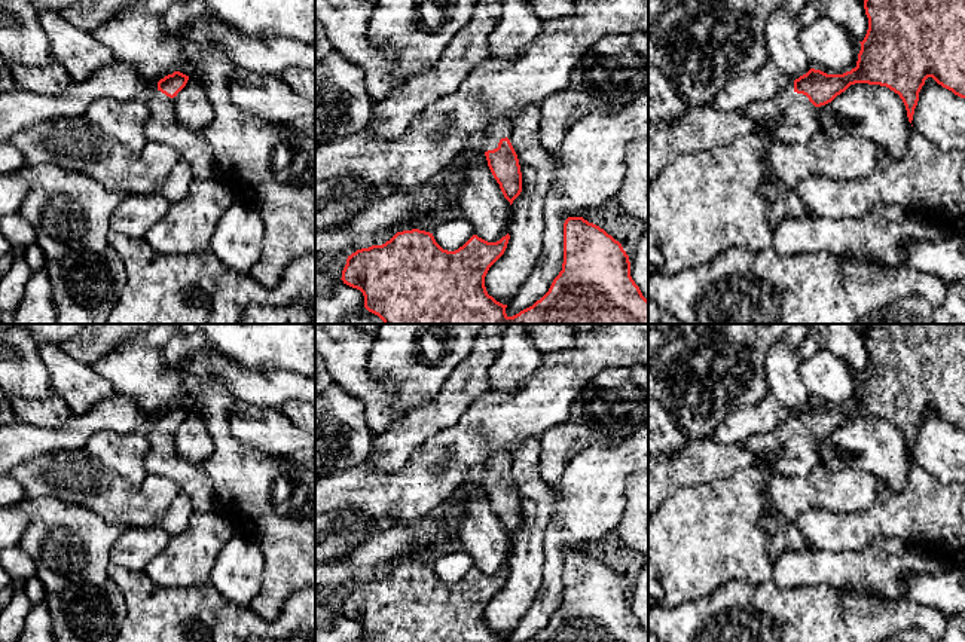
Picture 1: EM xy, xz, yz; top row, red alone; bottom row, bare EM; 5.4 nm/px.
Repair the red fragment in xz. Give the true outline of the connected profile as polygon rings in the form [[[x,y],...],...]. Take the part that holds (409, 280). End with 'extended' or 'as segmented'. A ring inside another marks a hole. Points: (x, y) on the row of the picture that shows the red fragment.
[[[583,217],[564,223],[564,263],[549,291],[532,306],[509,317],[507,305],[488,294],[485,276],[504,254],[510,235],[488,242],[473,235],[455,251],[443,250],[433,233],[397,232],[382,245],[348,256],[343,284],[364,296],[364,308],[384,324],[648,324],[648,300],[630,276],[622,244]]] | as segmented

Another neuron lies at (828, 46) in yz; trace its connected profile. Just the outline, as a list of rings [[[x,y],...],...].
[[[827,15],[800,28],[800,45],[815,70],[843,74],[856,67],[858,52],[851,34]]]

